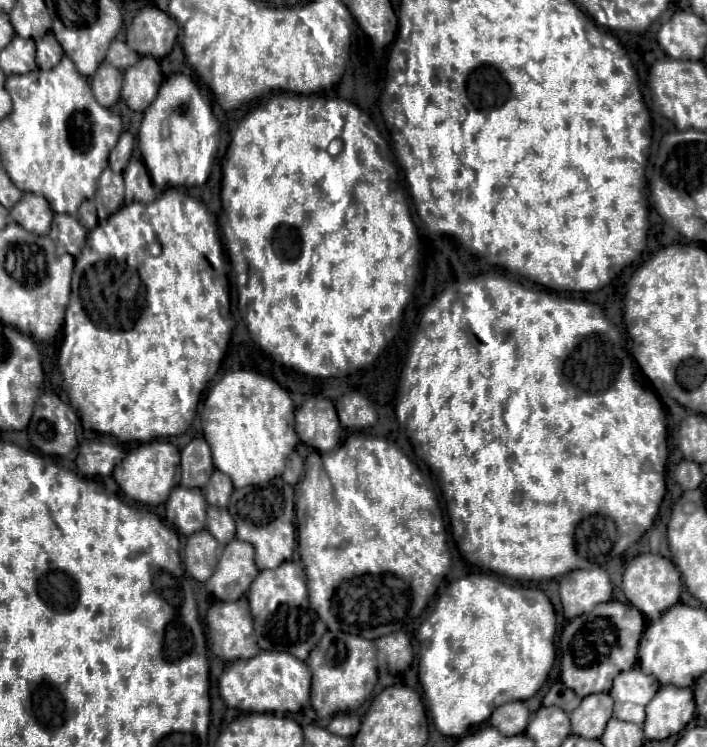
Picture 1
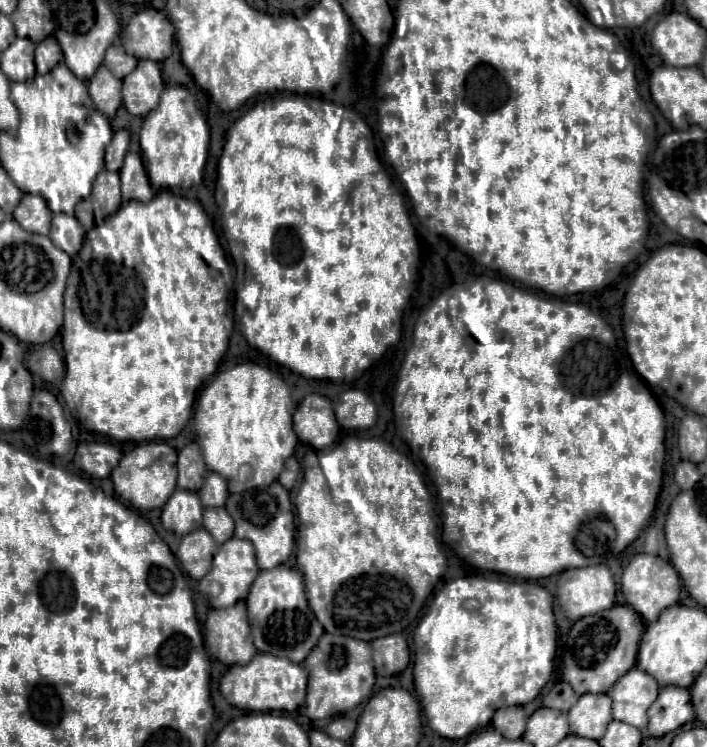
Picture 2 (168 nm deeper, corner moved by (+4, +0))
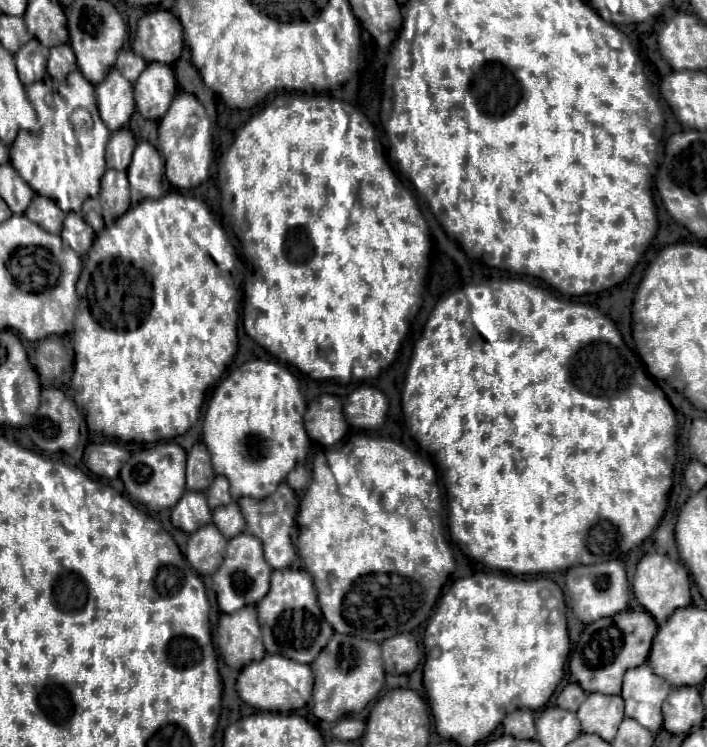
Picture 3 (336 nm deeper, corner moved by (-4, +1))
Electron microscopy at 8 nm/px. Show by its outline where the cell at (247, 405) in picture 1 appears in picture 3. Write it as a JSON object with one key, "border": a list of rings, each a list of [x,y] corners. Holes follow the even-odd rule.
{"border":[[[250,360],[231,371],[214,390],[206,416],[204,416],[204,444],[212,456],[216,474],[222,474],[230,482],[230,494],[234,500],[242,496],[266,498],[278,488],[286,474],[298,464],[305,462],[310,438],[304,427],[306,402],[300,391],[298,380],[292,372],[279,362]]]}

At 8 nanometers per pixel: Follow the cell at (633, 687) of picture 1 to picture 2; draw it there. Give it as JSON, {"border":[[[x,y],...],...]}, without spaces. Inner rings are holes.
{"border":[[[634,667],[616,681],[608,695],[614,701],[612,703],[614,719],[626,721],[628,725],[634,725],[642,731],[648,725],[646,711],[658,697],[658,683],[646,671]]]}

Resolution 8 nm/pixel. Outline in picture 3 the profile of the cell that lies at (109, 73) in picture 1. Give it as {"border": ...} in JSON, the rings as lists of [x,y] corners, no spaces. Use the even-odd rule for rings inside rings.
{"border":[[[112,68],[106,74],[106,80],[96,86],[96,96],[100,118],[112,132],[128,124],[134,114],[132,84],[116,68]]]}

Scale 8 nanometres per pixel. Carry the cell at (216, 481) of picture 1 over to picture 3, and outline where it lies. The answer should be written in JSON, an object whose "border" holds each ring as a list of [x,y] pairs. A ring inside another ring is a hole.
{"border":[[[216,476],[214,482],[210,484],[210,488],[206,490],[206,498],[208,498],[208,506],[214,510],[222,504],[230,504],[232,496],[230,496],[230,484],[224,476]]]}

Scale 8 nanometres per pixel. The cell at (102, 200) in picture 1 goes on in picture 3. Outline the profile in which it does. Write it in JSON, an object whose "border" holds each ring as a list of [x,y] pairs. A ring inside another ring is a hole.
{"border":[[[106,170],[100,186],[100,202],[104,208],[104,222],[112,224],[130,206],[130,188],[126,172]]]}

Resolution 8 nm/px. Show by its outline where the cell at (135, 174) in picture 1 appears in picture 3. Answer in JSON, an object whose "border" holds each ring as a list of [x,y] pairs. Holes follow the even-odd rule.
{"border":[[[140,142],[134,148],[134,156],[128,168],[132,204],[138,204],[144,198],[162,196],[162,168],[162,158],[150,142]]]}

